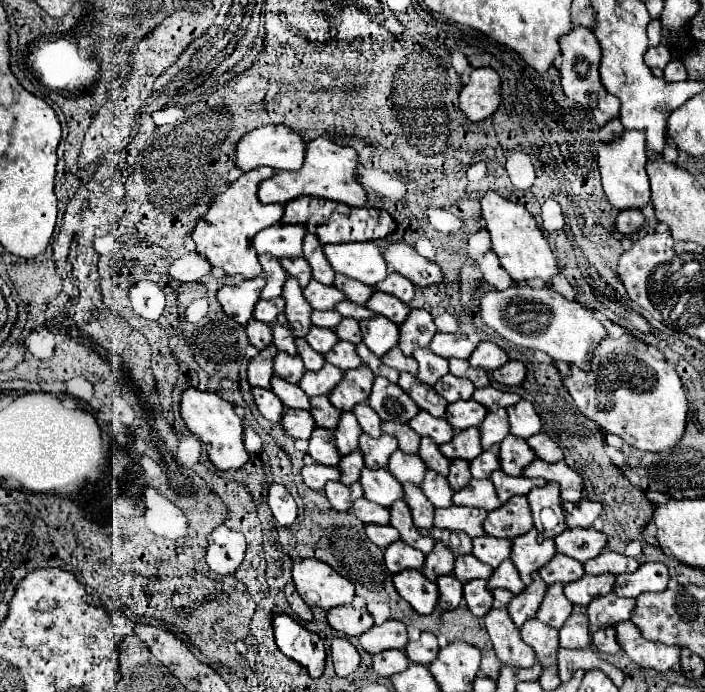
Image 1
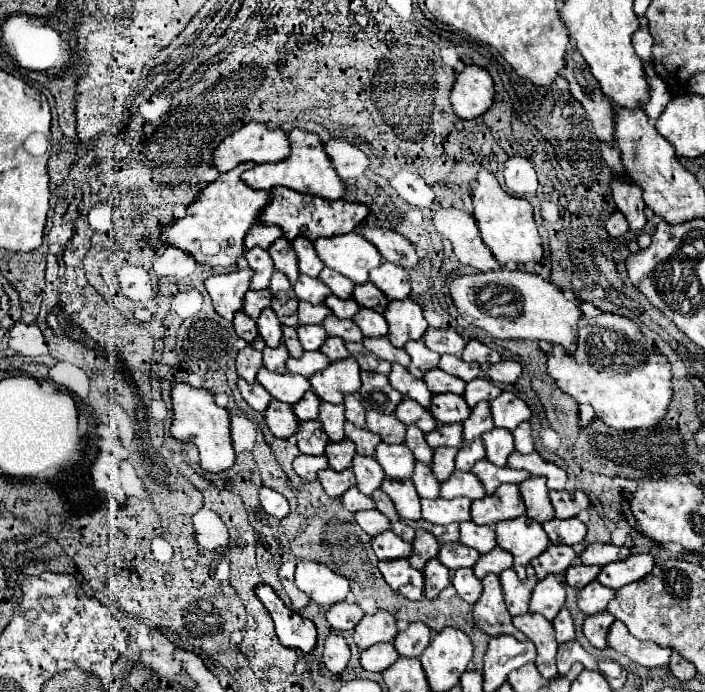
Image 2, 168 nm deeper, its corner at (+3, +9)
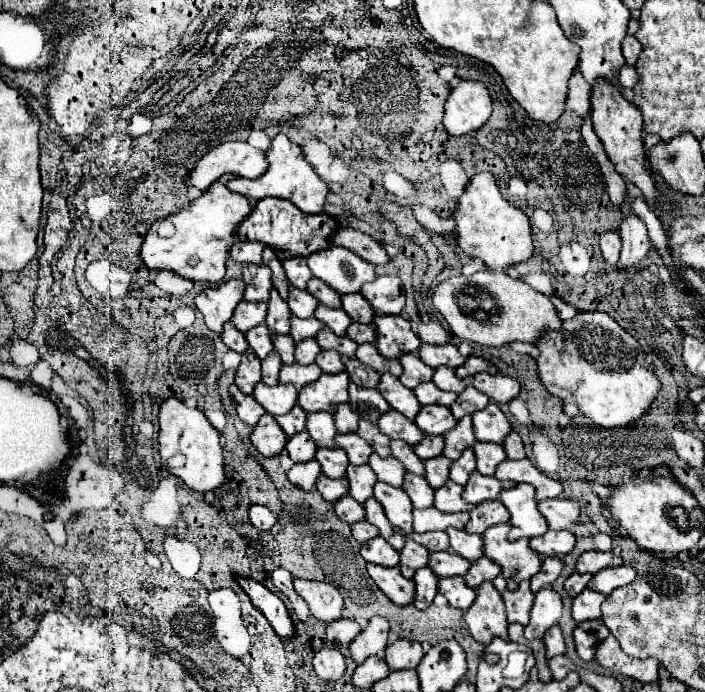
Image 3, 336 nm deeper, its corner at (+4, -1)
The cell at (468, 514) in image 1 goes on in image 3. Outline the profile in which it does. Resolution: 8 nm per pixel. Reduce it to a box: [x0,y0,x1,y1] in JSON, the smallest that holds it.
[414,508,468,532]

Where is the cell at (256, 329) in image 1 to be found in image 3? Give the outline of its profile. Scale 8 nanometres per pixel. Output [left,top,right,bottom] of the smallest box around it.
[222,322,248,354]

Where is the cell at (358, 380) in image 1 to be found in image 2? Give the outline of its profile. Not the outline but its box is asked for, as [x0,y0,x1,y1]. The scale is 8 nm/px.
[309,356,361,404]

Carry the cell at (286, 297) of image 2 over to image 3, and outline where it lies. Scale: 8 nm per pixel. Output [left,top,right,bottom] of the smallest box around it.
[266,288,290,334]

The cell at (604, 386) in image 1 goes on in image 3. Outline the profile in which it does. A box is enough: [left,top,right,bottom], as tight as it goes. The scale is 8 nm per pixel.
[536,312,660,428]

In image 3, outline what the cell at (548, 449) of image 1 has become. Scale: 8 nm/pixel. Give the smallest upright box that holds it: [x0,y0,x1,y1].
[504,430,526,460]

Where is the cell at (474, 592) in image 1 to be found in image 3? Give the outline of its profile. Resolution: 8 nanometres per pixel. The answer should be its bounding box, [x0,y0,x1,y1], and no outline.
[438,576,474,610]

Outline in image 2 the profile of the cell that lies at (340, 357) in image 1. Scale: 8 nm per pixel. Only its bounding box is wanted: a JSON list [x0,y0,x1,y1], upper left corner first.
[321,338,349,360]

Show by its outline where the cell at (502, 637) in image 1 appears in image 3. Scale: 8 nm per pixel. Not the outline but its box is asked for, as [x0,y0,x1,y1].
[466,582,508,644]

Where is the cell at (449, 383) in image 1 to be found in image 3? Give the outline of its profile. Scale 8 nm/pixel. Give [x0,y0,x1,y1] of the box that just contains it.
[414,382,458,408]

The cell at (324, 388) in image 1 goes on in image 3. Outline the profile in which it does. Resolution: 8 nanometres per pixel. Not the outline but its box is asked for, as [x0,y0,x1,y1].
[280,364,322,390]

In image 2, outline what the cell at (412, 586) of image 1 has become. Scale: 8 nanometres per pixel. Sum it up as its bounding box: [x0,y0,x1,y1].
[379,560,423,600]

